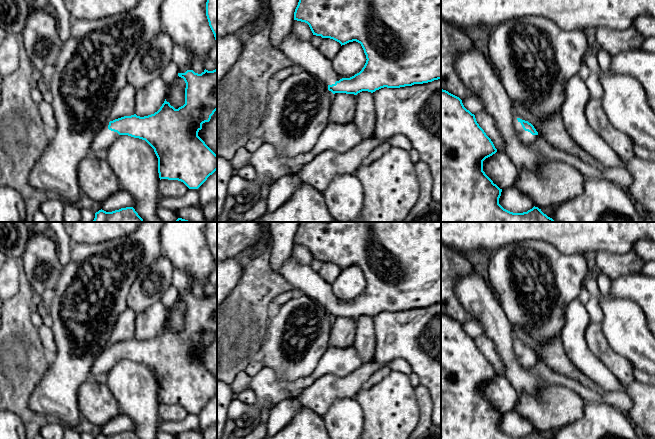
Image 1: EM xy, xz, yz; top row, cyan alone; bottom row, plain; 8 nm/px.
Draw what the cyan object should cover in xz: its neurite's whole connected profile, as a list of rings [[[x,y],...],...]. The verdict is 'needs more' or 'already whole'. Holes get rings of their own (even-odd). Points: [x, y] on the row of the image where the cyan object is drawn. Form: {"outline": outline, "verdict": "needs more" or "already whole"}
{"outline": [[[299,0],[294,20],[309,25],[313,35],[330,38],[342,45],[356,41],[366,55],[362,70],[350,78],[341,78],[318,48],[298,39],[292,32],[280,43],[279,50],[298,70],[328,83],[333,94],[357,95],[362,91],[375,92],[381,88],[400,88],[441,79],[441,0]]], "verdict": "needs more"}

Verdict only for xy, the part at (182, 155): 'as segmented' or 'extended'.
extended

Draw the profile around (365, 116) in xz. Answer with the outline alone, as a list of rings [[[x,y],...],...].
[[[362,91],[357,94],[357,104],[353,123],[359,129],[363,140],[373,138],[373,132],[376,124],[373,93]]]

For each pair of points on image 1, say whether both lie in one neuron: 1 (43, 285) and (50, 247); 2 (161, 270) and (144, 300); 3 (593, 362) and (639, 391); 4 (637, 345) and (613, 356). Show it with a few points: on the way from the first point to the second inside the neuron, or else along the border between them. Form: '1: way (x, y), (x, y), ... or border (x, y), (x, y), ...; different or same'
1: way (43, 276), (43, 256); same
2: way (157, 277), (144, 293); same
3: border (624, 385), (622, 390); different
4: border (604, 335), (607, 342), (633, 368); different

